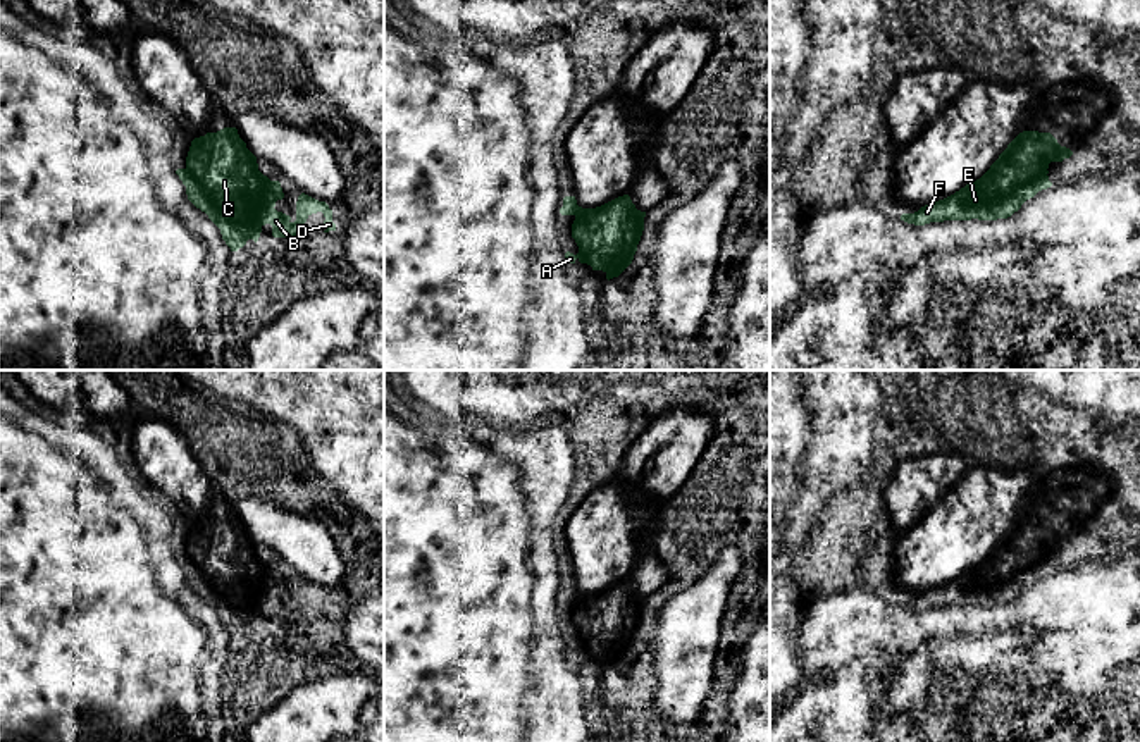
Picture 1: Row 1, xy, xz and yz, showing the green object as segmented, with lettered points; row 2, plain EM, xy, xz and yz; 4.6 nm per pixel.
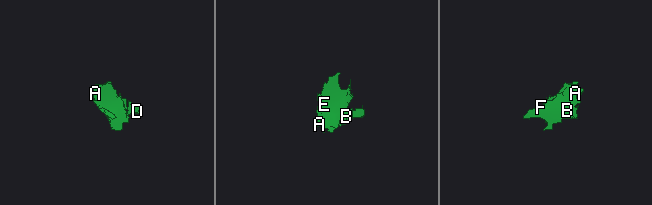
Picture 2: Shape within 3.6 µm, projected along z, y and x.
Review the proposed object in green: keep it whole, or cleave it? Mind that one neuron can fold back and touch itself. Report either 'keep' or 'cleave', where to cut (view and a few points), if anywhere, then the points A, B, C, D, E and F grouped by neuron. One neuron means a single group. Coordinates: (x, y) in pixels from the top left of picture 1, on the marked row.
keep; no cut; A B C D E F

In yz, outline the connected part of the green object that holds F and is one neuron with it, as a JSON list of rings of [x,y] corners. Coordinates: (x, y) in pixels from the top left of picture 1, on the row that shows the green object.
[[[1023,131],[980,179],[914,213],[902,213],[901,220],[925,226],[944,220],[1007,219],[1026,200],[1052,186],[1049,164],[1071,155],[1073,151],[1061,146],[1050,133]]]

